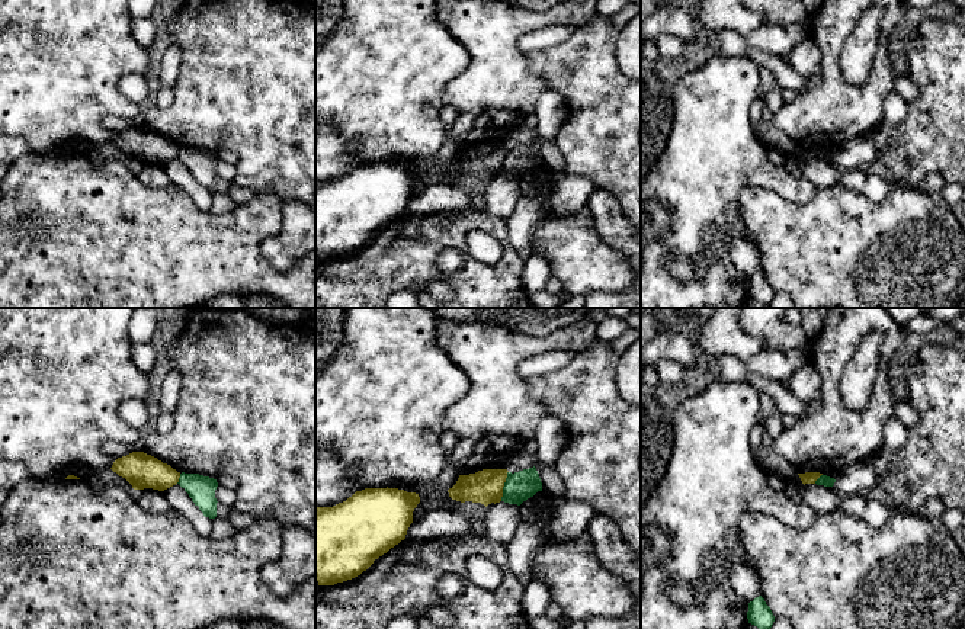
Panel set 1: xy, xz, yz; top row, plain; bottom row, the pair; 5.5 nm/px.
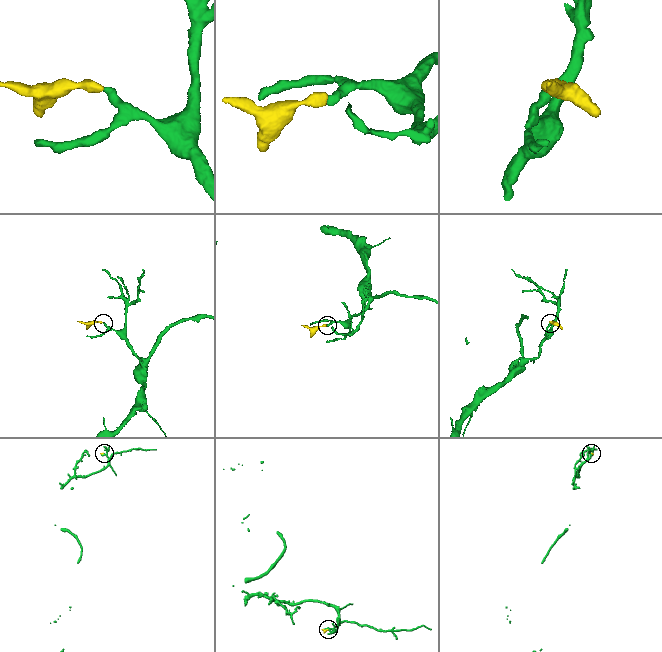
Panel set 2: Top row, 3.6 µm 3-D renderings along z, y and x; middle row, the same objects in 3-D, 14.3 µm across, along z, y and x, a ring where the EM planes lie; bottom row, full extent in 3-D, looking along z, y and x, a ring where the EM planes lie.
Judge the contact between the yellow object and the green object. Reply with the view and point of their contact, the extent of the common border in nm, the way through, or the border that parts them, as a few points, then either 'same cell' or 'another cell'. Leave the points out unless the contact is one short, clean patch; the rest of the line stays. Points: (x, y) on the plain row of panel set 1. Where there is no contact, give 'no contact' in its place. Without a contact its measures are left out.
xz (503, 160) | 170 nm | along xz (507, 145), (500, 175) | another cell

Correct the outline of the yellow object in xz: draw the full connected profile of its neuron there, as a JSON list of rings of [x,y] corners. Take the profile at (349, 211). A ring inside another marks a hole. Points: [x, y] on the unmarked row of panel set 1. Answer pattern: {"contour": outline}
{"contour": [[[387,161],[356,166],[333,182],[315,182],[315,254],[318,260],[334,260],[360,250],[375,234],[404,215],[419,177],[419,169]]]}

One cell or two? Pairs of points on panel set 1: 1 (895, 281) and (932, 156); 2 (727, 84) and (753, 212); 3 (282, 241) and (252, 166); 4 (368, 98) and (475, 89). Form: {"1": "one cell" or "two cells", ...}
{"1": "two cells", "2": "two cells", "3": "two cells", "4": "two cells"}

